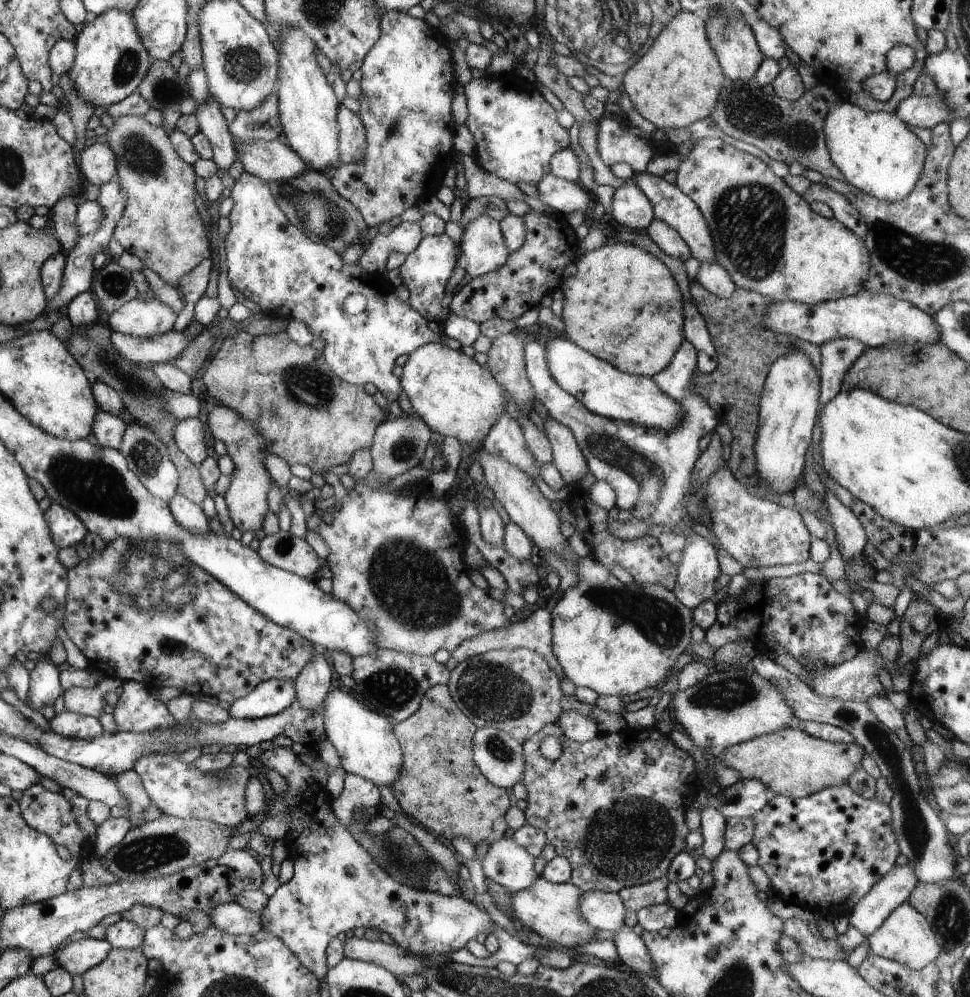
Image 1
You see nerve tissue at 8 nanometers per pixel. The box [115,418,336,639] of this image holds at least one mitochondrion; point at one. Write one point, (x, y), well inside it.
(146, 453)

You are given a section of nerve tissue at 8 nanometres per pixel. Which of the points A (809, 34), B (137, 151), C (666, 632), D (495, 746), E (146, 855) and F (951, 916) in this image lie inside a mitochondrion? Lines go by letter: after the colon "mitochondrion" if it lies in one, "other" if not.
A: other
B: mitochondrion
C: mitochondrion
D: mitochondrion
E: mitochondrion
F: mitochondrion

